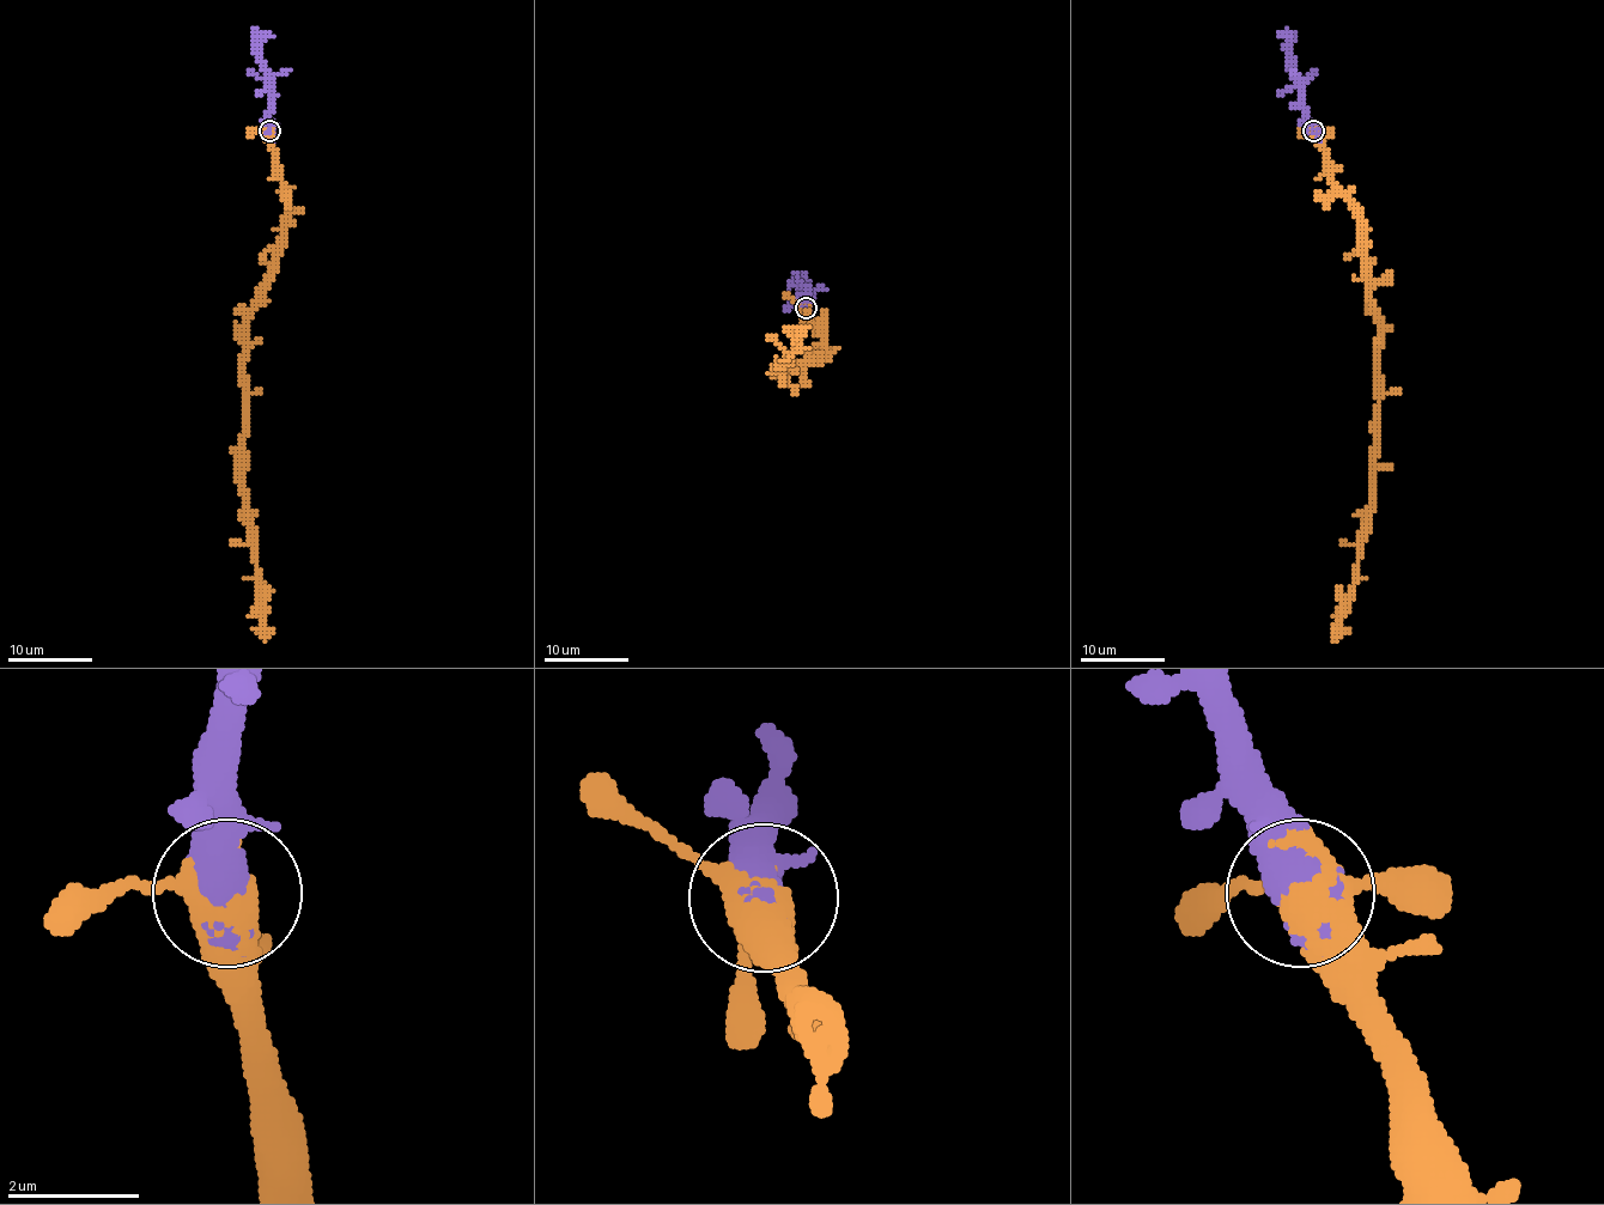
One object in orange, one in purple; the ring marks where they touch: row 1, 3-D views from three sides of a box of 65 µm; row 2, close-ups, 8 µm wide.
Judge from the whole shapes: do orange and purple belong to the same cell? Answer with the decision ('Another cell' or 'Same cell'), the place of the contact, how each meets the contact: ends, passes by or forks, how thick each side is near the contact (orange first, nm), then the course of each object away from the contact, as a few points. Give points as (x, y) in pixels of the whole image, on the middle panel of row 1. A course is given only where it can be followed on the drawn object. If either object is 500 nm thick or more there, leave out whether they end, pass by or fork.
Same cell. Place: (806, 308). Thickness 280 nm (orange) against 600 nm. Course of orange: (807, 308), (821, 351), (800, 359), (783, 375), (779, 370), (794, 353), (796, 334), (791, 345). Course of purple: (807, 308), (807, 294), (791, 281), (790, 290)

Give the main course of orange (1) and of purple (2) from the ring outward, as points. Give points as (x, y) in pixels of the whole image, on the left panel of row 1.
1: (271, 132), (285, 218), (277, 273), (247, 324), (243, 488), (257, 558), (262, 632), (255, 630)
2: (271, 132), (271, 74), (262, 62), (260, 40), (251, 35), (254, 40)

